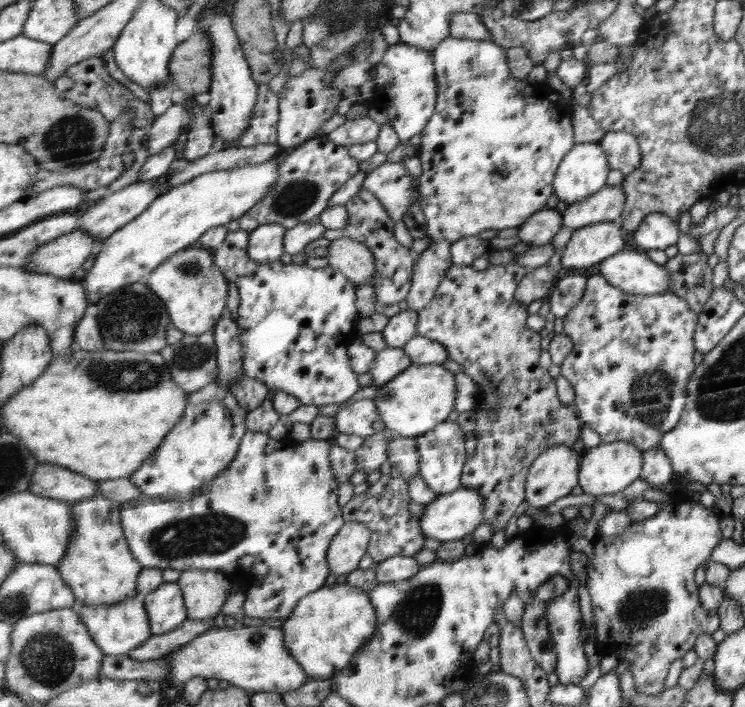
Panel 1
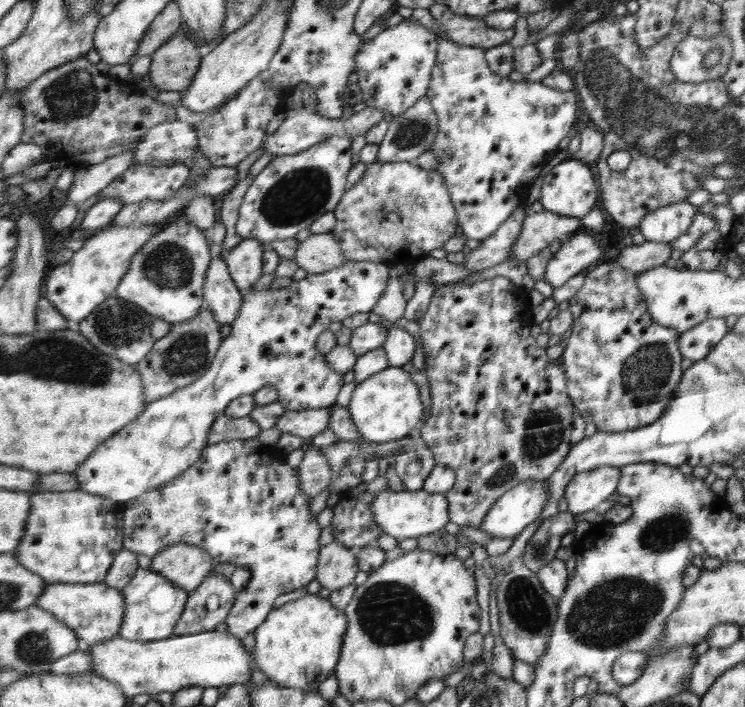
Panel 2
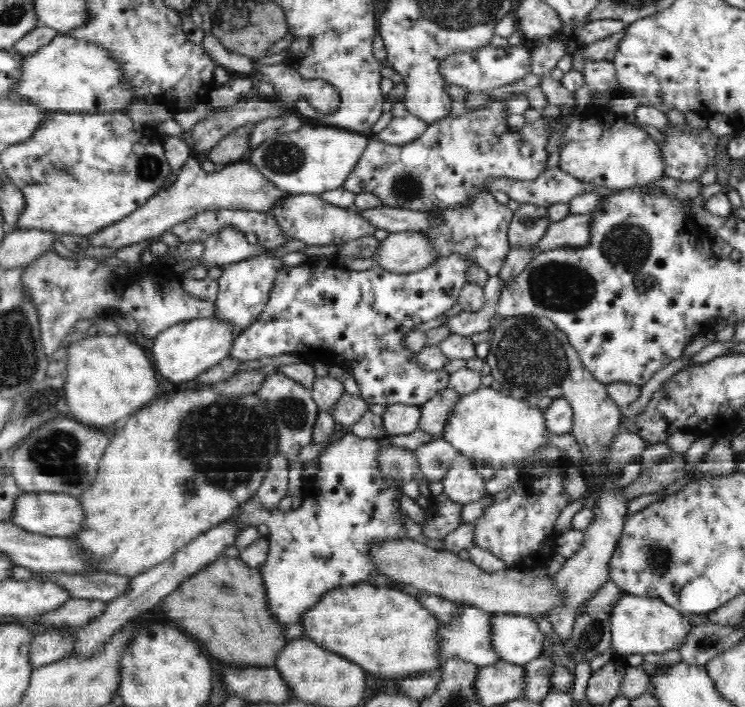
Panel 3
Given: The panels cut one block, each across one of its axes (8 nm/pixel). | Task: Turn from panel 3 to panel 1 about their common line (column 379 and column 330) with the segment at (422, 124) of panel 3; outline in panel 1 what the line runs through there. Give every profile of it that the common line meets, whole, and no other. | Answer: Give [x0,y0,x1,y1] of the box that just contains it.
[326,117,381,147]

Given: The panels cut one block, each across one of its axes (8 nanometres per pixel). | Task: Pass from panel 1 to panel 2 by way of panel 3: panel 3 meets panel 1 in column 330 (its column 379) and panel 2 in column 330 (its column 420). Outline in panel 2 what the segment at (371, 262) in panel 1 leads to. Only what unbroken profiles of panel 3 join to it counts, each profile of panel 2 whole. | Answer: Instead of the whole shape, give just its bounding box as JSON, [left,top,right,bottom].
[293,233,349,274]

